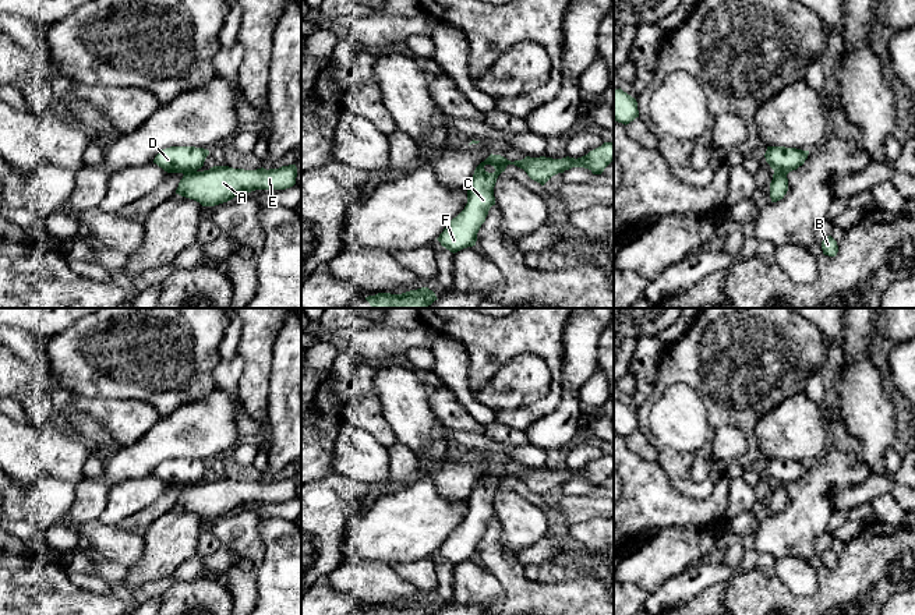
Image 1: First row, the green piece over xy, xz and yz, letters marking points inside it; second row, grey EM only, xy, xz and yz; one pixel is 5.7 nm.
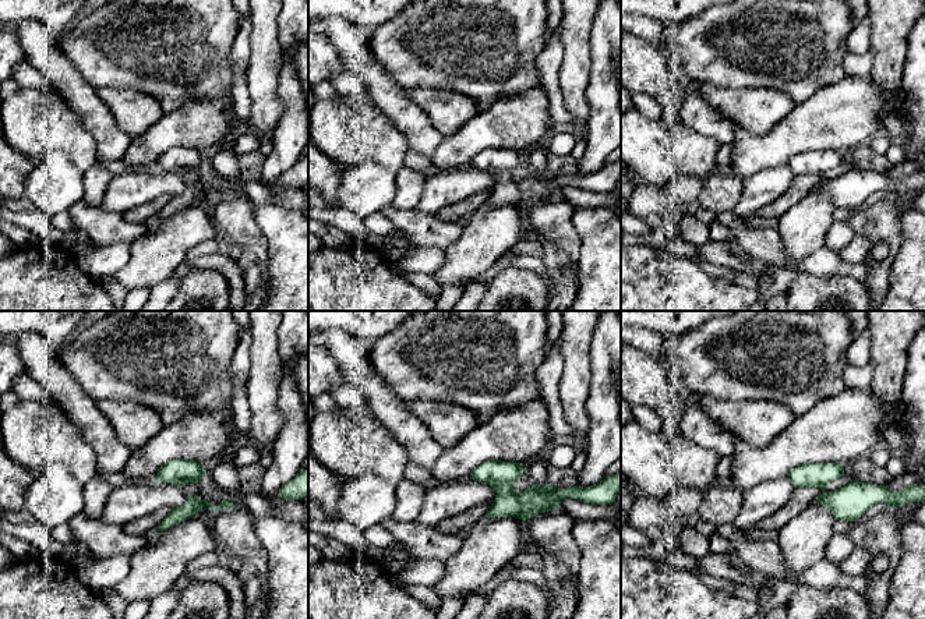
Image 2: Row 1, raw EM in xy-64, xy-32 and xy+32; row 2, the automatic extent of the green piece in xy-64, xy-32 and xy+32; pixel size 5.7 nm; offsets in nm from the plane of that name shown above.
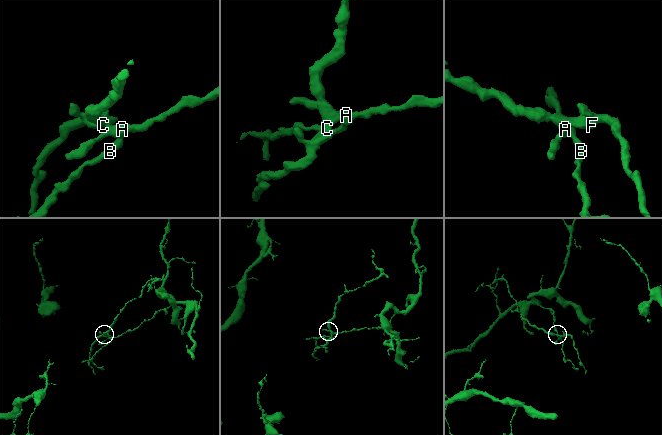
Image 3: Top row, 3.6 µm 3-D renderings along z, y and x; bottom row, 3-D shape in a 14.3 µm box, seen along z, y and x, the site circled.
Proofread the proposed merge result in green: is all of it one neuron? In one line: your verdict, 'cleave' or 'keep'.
cleave

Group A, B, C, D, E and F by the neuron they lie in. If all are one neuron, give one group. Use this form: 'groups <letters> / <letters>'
groups A B E / C D F

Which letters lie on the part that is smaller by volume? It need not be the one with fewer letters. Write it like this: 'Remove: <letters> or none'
Remove: C, D, F

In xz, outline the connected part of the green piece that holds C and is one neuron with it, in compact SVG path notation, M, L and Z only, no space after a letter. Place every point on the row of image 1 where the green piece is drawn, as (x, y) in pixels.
M490 155L481 162L471 177L467 188L467 204L453 218L437 238L451 252L476 245L477 233L485 222L488 211L495 205L494 187L498 176L505 172L501 155Z

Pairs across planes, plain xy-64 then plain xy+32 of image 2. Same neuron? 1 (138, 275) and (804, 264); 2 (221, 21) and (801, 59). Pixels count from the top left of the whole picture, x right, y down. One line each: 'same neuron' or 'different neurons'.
1: different neurons
2: same neuron

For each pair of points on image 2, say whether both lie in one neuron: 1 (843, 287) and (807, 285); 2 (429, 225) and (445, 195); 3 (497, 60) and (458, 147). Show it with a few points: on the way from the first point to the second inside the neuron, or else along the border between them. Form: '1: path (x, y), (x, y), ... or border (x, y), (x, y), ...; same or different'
1: path (835, 287), (815, 287); same
2: border (416, 208), (434, 215); different
3: border (509, 98), (498, 98), (479, 112); different

